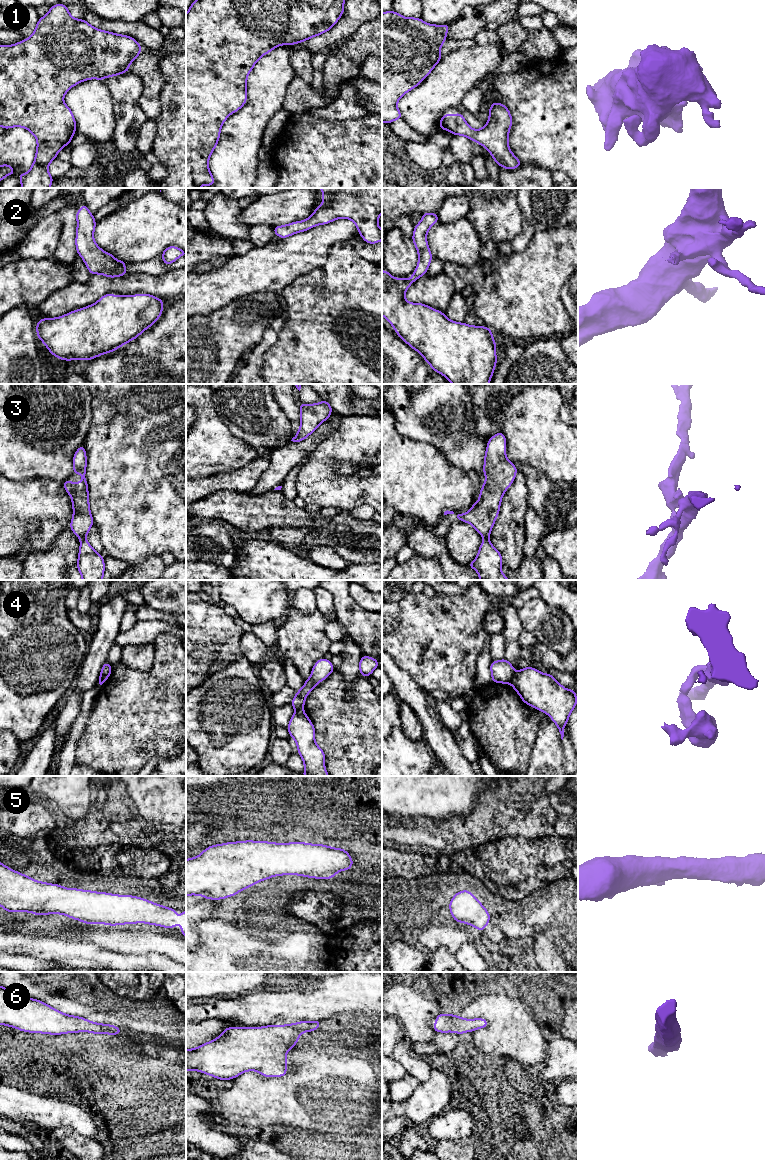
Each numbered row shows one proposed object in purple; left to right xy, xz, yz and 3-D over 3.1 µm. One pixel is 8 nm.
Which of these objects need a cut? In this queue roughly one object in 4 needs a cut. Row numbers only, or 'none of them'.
3, 4

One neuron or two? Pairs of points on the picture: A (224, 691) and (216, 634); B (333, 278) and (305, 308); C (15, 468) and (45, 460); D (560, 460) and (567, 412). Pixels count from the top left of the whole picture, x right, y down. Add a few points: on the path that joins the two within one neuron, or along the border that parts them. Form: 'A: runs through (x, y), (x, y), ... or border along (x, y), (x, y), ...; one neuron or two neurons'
A: border along (236, 660), (225, 668), (214, 672), (201, 683); two neurons
B: runs through (329, 287), (314, 302); one neuron
C: runs through (22, 461), (38, 460); one neuron
D: border along (563, 399), (560, 417), (567, 424); two neurons

